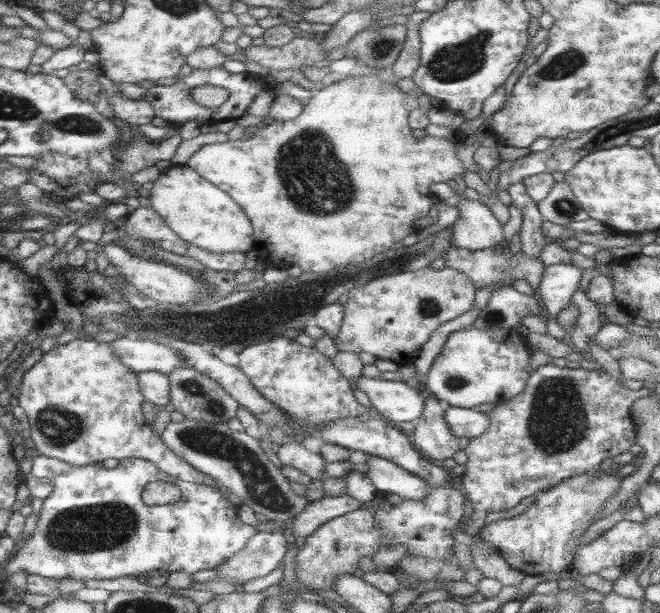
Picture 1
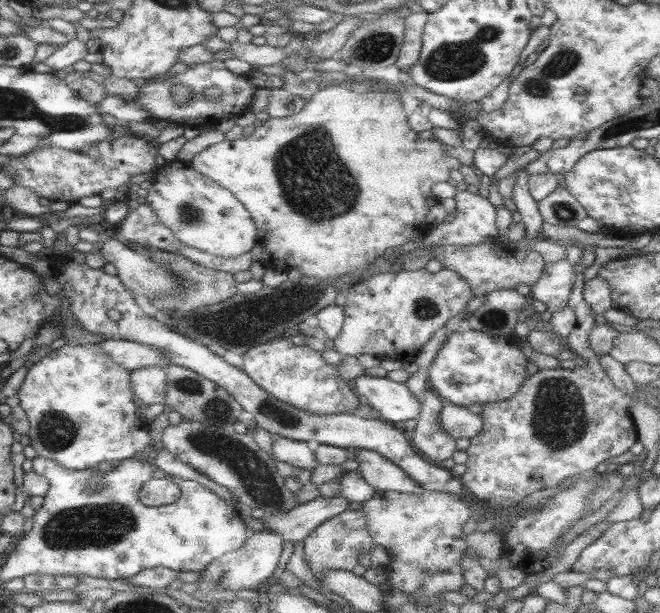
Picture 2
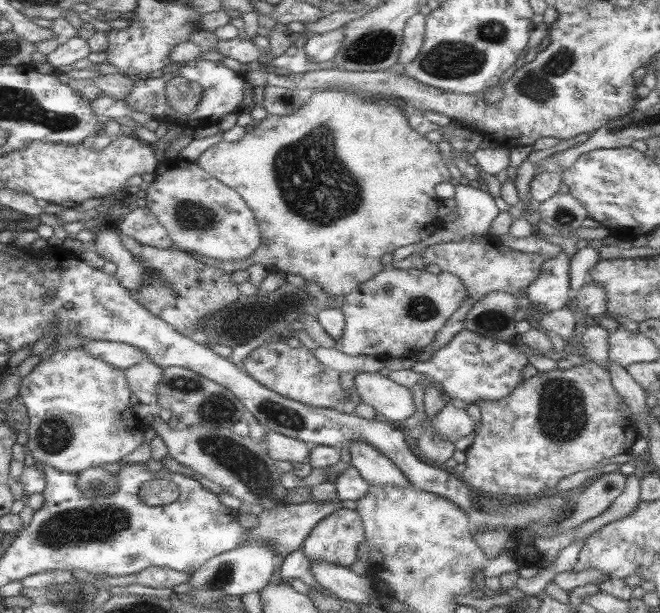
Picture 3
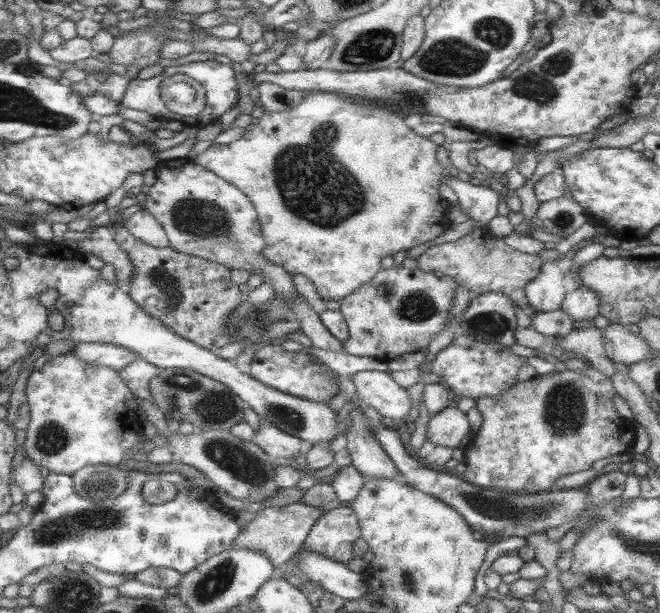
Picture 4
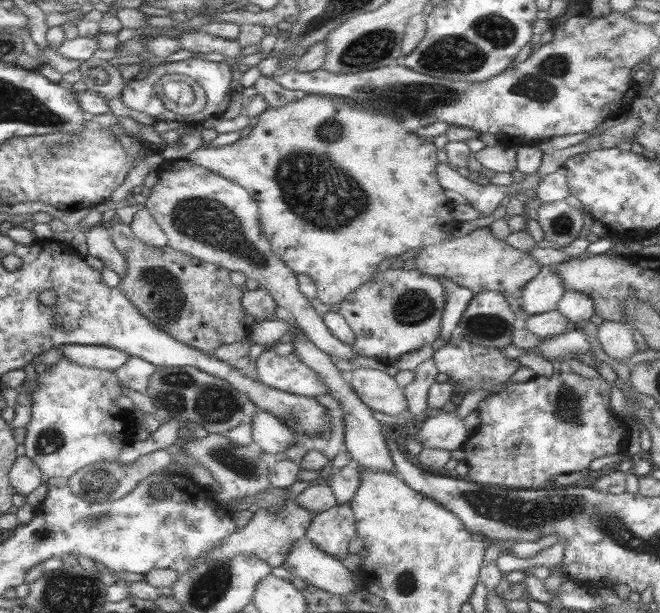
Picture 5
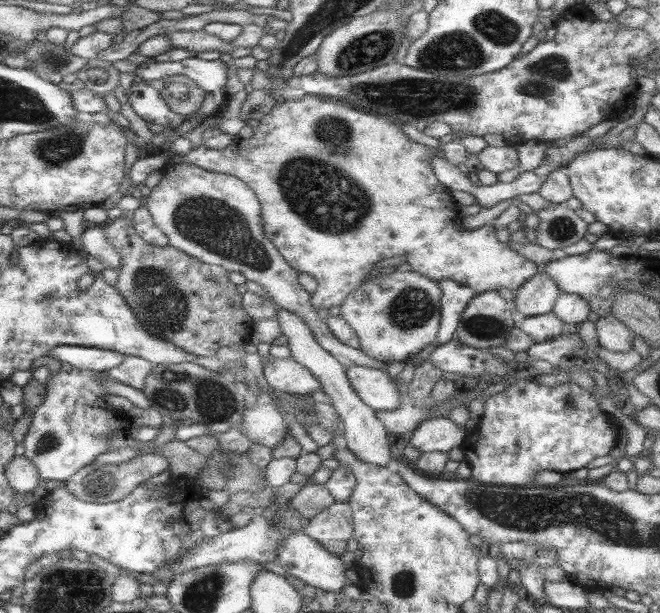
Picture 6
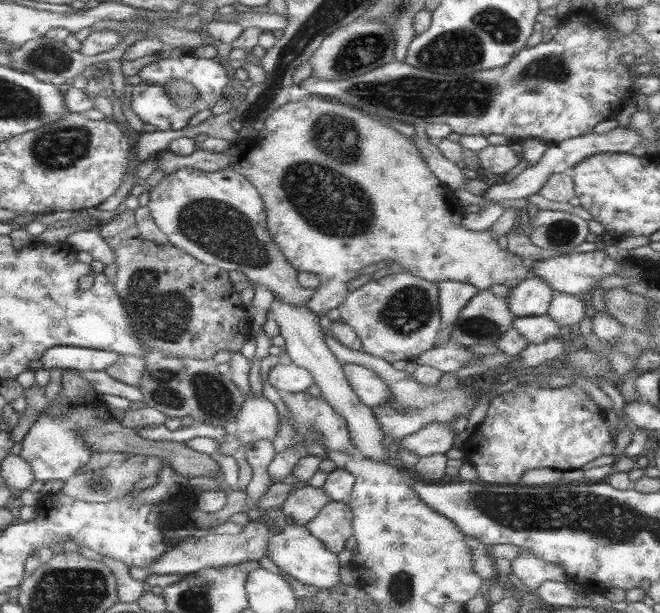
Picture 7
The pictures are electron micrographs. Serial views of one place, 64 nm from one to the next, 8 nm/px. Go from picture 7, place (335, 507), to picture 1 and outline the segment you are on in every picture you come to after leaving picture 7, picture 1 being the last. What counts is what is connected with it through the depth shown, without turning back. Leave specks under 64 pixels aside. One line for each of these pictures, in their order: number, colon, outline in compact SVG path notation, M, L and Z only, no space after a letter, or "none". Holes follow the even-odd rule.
1: M353 510L343 516L331 518L329 522L321 524L311 536L305 538L301 550L295 556L295 578L305 584L305 588L321 588L333 590L333 582L341 576L353 576L357 570L357 562L363 556L373 558L379 548L385 546L379 526L371 514L371 510Z
2: M357 506L321 522L301 544L305 548L303 550L305 552L305 562L319 582L323 578L323 572L327 572L327 570L347 570L347 572L351 572L353 566L357 566L357 556L361 552L363 554L373 552L373 542L369 538L363 512Z
3: M351 506L321 518L303 540L303 552L309 562L327 562L349 568L355 560L357 546L365 542L361 518Z
4: M349 506L323 512L311 526L301 550L317 552L325 558L347 564L353 542L359 538L359 524Z
5: M339 504L325 512L313 514L303 538L319 550L343 560L349 554L349 540L355 538L355 518L349 504Z
6: M333 502L313 516L301 532L341 558L347 548L347 540L353 538L353 514L347 504Z

